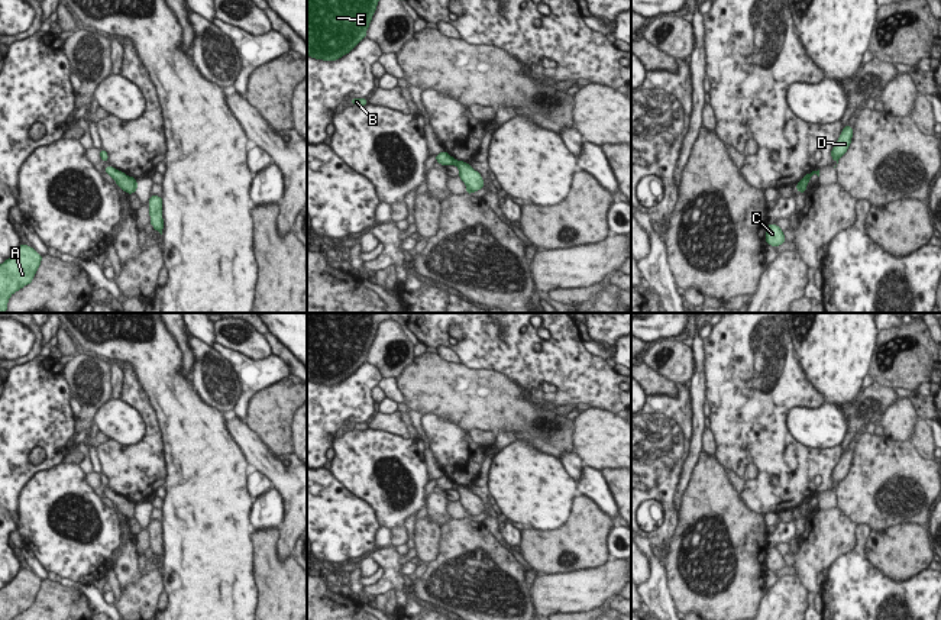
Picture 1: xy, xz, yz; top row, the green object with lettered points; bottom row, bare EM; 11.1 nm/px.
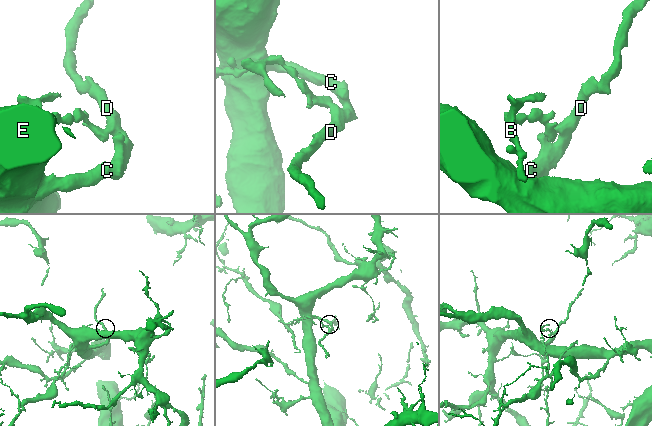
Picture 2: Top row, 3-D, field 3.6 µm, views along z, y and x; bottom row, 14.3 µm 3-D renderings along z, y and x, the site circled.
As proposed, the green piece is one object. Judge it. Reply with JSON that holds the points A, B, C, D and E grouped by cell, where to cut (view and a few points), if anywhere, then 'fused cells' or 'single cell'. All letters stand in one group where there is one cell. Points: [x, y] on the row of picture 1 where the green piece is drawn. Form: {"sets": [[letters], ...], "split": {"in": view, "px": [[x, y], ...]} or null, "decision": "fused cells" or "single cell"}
{"sets": [["A", "C", "D", "E"], ["B"]], "split": {"in": "xz", "px": [[458, 161], [455, 164]]}, "decision": "fused cells"}

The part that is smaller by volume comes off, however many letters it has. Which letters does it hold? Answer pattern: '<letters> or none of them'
B

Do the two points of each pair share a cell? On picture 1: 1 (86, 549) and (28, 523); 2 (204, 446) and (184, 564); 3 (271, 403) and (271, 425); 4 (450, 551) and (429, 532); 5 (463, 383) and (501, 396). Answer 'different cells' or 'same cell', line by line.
1: same cell
2: same cell
3: same cell
4: different cells
5: same cell

